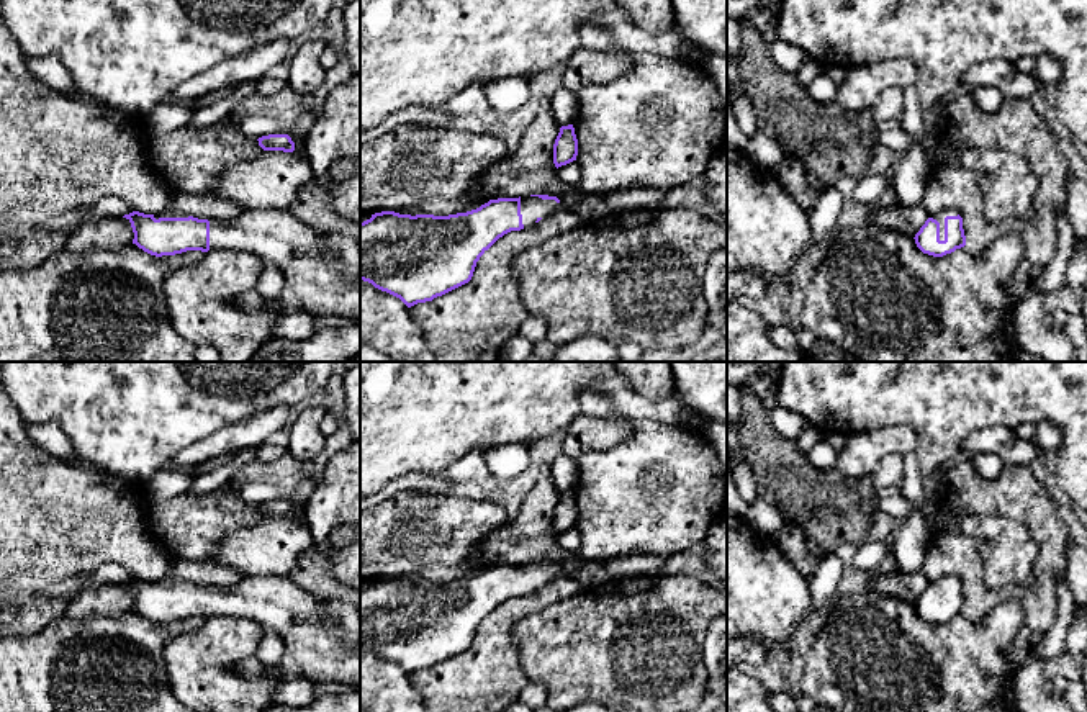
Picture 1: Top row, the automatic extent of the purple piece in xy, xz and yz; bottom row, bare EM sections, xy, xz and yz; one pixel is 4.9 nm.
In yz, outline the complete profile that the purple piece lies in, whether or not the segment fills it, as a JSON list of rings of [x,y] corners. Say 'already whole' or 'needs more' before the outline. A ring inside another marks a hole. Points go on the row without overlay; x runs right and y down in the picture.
needs more | [[[954,576],[933,579],[913,606],[923,620],[933,624],[951,620],[966,612],[963,584]]]

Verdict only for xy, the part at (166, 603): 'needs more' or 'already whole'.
needs more

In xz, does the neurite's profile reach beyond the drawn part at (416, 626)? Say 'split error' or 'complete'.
split error

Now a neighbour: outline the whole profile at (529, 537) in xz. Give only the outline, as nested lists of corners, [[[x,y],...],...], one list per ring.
[[[544,466],[517,516],[481,540],[462,565],[489,568],[548,561],[557,563],[566,578],[586,588],[607,583],[611,575],[602,563],[565,552],[558,545],[553,530],[558,499],[560,493],[552,481],[550,466]]]

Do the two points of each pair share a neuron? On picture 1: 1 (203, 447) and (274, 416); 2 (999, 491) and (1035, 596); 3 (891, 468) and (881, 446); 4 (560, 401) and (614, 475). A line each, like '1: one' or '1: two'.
1: one
2: one
3: two
4: two

